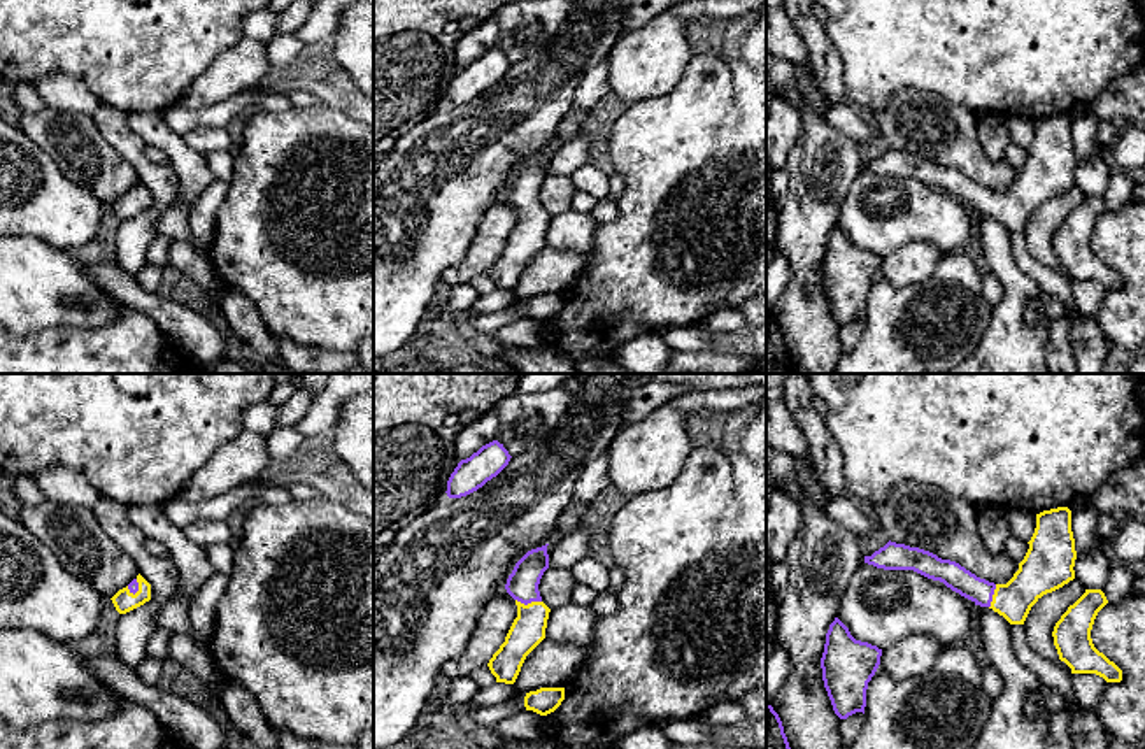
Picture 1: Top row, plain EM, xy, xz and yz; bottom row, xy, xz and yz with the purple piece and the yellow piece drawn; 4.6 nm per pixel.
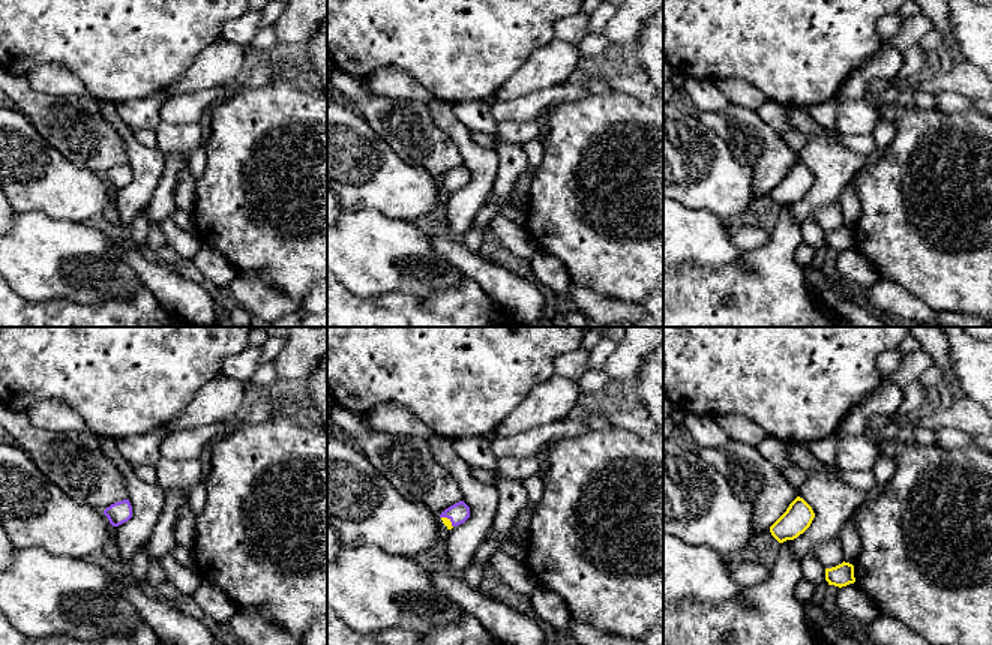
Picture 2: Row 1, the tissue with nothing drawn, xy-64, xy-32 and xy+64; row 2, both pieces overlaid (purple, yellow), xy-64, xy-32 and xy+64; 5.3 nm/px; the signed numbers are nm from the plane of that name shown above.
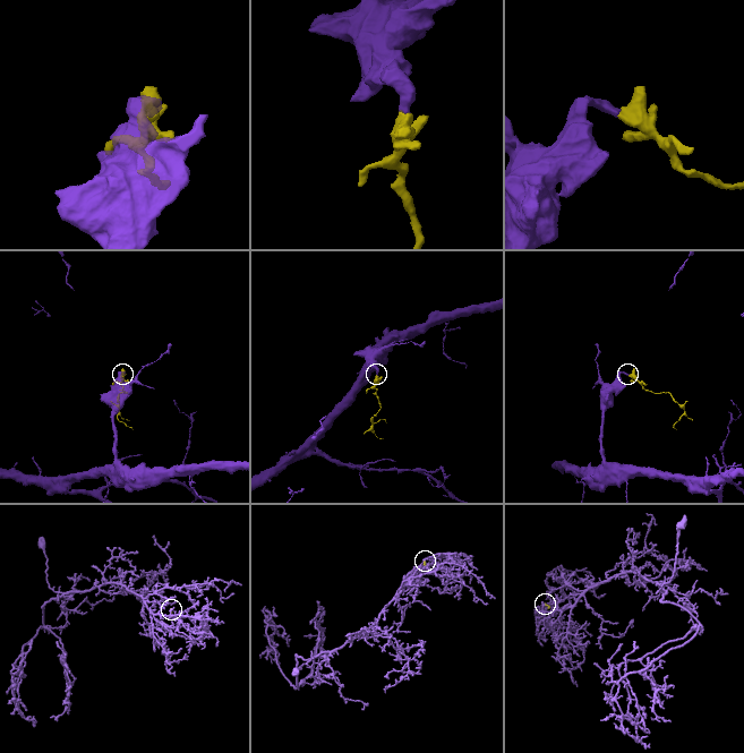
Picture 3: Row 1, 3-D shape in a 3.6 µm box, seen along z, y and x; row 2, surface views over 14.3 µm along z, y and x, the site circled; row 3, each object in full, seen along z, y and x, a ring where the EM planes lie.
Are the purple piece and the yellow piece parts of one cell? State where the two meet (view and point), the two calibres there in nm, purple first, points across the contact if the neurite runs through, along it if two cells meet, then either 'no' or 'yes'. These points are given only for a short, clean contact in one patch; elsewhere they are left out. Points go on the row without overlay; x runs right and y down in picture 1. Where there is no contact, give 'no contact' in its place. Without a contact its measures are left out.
contact xz (528, 209); calibres 140 and 160 nm; way xz (523, 190), (528, 209), (528, 237); yes

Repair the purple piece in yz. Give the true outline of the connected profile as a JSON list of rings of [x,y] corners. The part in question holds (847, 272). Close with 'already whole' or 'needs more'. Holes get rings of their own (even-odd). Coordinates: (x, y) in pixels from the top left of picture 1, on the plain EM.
[[[838,225],[829,232],[821,275],[824,295],[840,326],[864,321],[868,289],[880,272],[880,263],[882,256],[856,247]]]; already whole

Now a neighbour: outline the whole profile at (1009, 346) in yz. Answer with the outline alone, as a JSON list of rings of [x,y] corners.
[[[977,212],[977,237],[1005,295],[992,307],[991,325],[977,351],[942,374],[1049,374],[1049,328],[1029,326],[1024,321],[1029,300],[1043,296],[1038,284],[1017,267],[1010,230],[992,216]]]

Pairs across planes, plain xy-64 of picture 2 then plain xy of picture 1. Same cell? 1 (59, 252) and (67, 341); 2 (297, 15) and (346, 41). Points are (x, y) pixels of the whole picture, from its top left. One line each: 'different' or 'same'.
1: different
2: different

